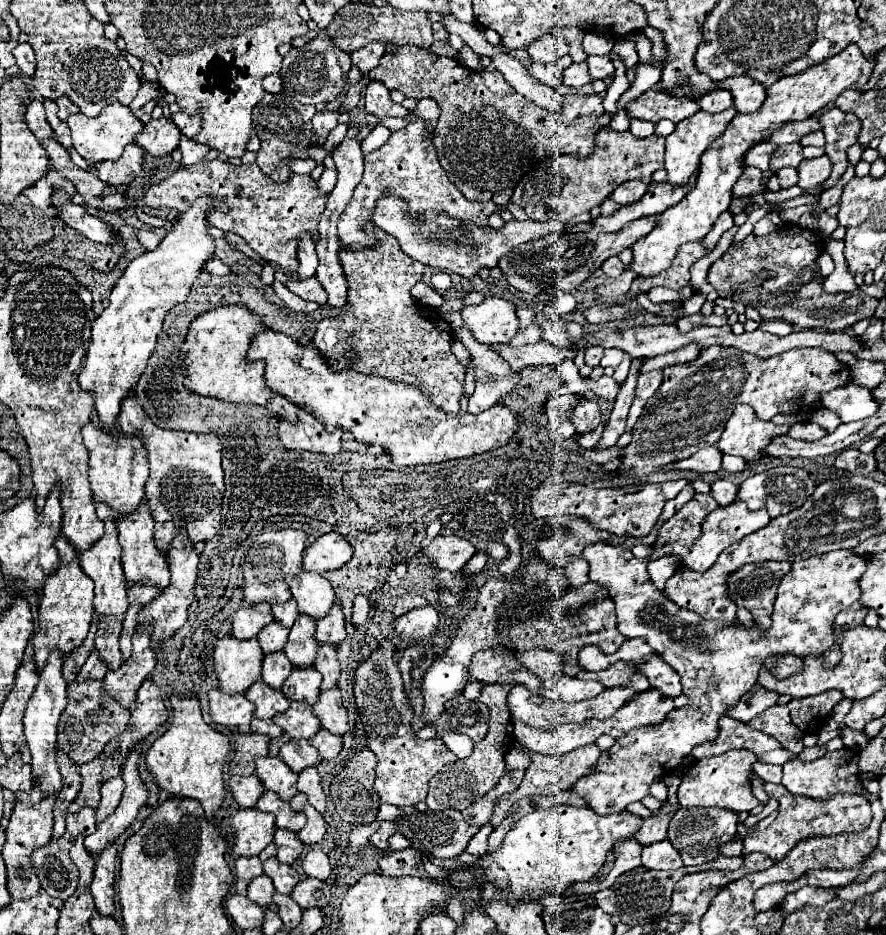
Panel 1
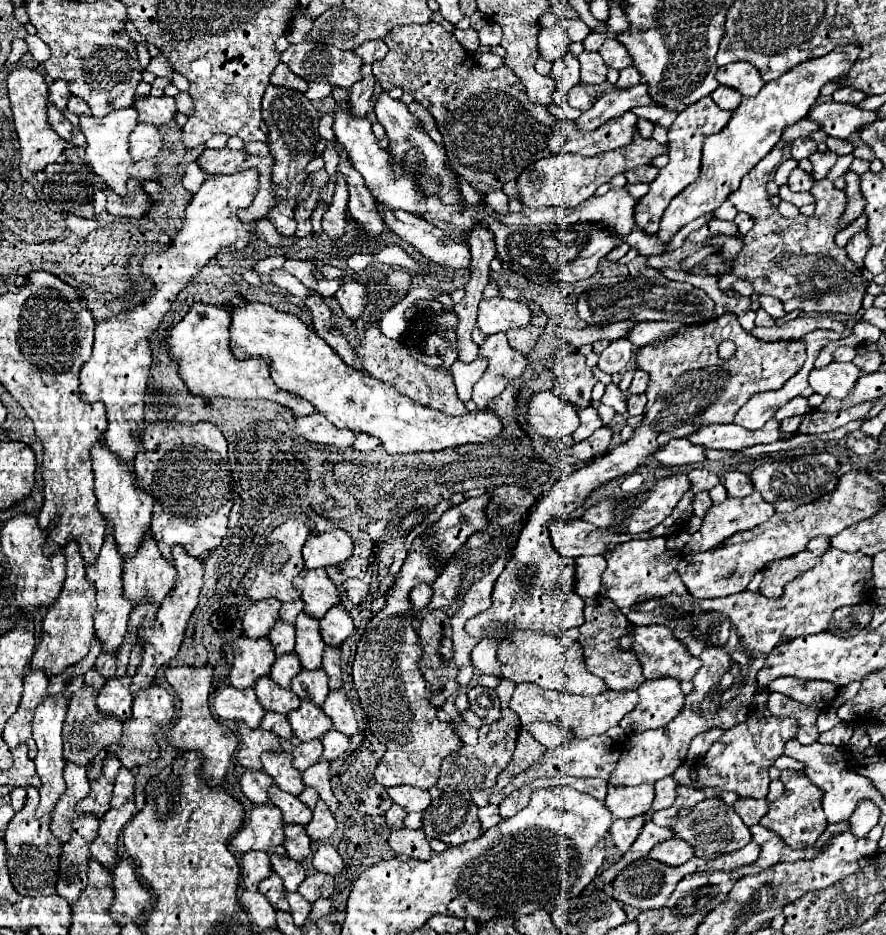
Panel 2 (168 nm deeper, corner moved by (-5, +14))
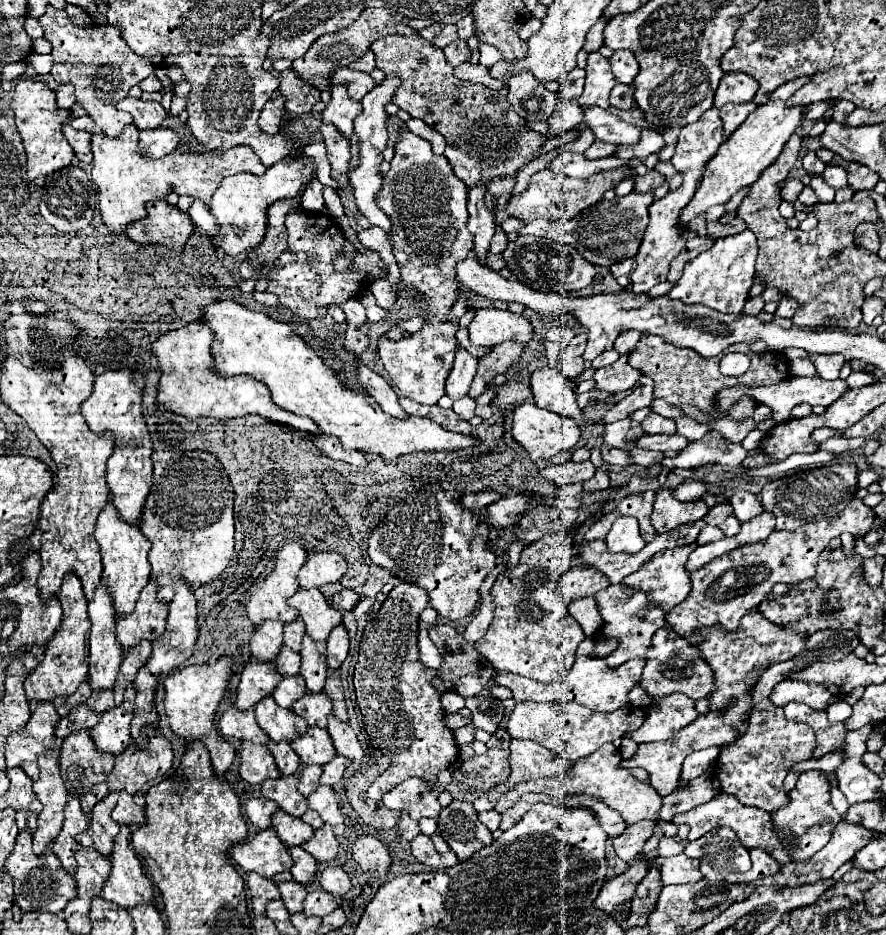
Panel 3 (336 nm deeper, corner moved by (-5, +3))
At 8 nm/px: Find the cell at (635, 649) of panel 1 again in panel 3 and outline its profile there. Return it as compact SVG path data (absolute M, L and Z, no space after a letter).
M660 629L652 637L652 649L646 653L646 665L642 673L642 687L650 697L664 697L670 693L684 693L690 699L702 699L708 697L714 691L714 679L712 679L710 665L700 657L698 649L690 645L684 637L676 637L670 629Z

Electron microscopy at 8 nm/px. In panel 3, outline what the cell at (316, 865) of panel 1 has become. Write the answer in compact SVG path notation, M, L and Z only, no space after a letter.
M328 865L320 873L320 887L332 895L344 895L350 891L350 877L342 867Z

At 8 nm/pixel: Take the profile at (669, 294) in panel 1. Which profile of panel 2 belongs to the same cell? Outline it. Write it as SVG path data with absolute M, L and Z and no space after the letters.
M780 140L776 150L762 158L752 174L742 178L742 184L728 198L738 212L748 212L754 218L754 228L744 236L744 254L736 258L736 266L726 268L722 256L713 253L701 261L692 274L696 276L717 276L721 272L740 276L754 286L758 294L770 294L784 304L786 312L842 312L854 316L862 308L862 298L866 292L866 278L862 270L848 258L844 248L838 248L834 236L842 230L840 218L848 204L846 192L834 188L832 180L820 180L810 190L816 201L816 214L812 218L798 216L796 220L782 218L776 206L770 204L770 194L766 190L768 176L780 166L782 150L788 142Z

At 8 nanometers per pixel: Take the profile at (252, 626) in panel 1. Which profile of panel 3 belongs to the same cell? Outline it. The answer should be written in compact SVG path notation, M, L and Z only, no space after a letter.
M264 621L256 627L250 639L250 653L258 661L274 661L282 647L282 623Z

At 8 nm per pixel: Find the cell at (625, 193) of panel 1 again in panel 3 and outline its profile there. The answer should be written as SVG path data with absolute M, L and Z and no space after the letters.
M650 171L648 175L636 179L634 193L648 193L648 191L654 191L654 189L660 187L662 183L664 183L664 175L658 173L658 171Z

